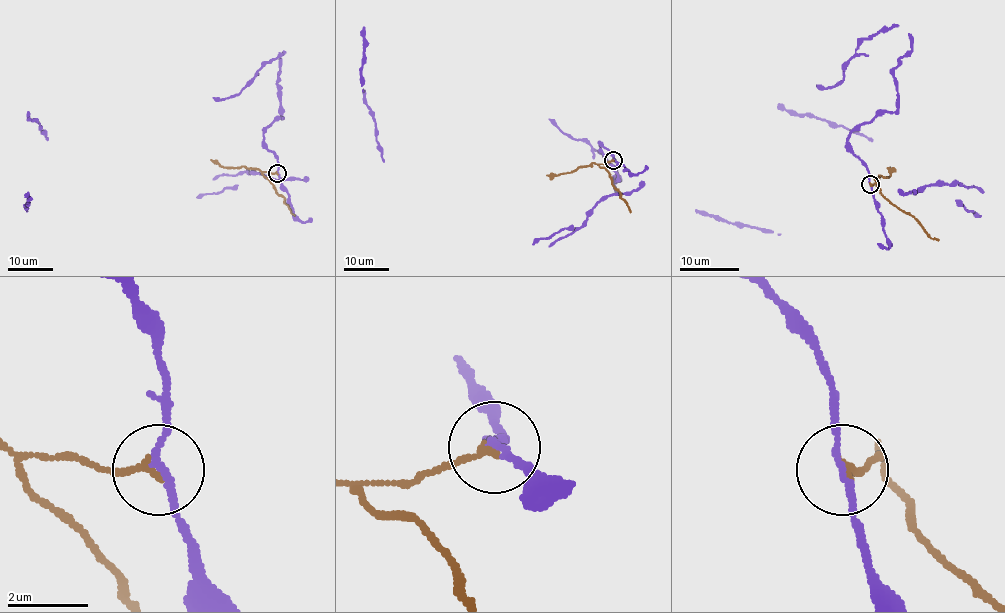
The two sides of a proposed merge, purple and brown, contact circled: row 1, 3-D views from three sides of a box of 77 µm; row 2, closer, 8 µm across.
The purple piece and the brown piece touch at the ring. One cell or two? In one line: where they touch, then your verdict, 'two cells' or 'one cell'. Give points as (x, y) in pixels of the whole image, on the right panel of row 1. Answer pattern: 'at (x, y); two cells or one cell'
at (870, 184); two cells

